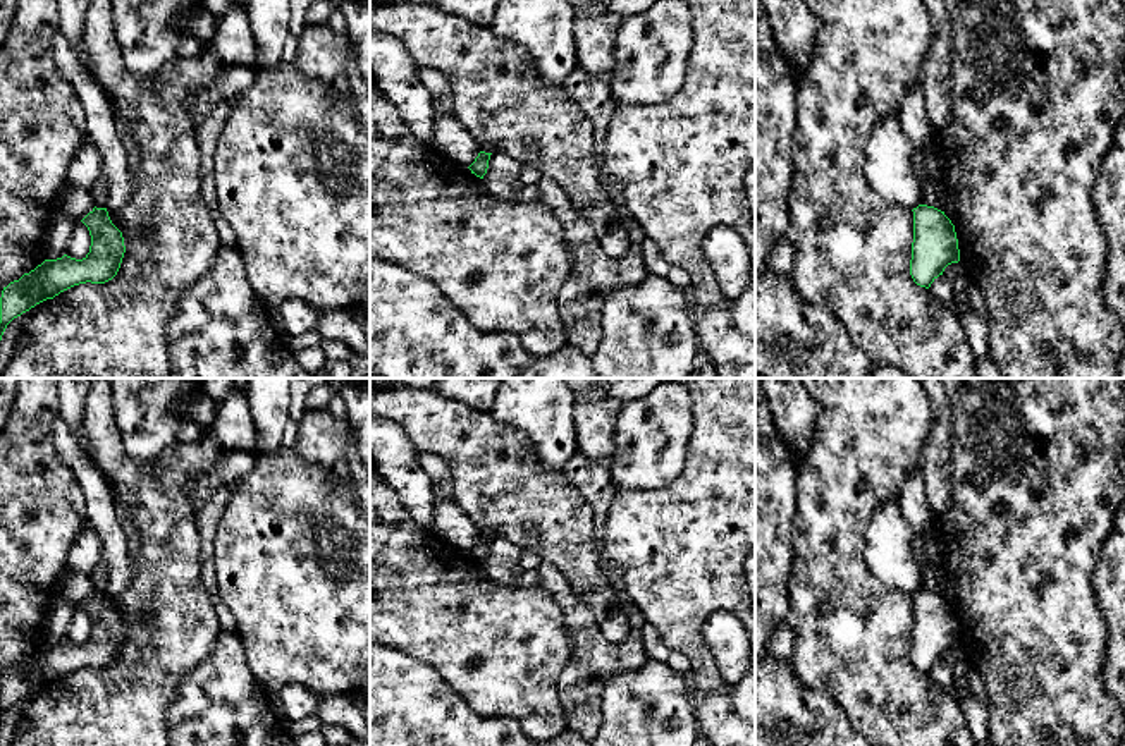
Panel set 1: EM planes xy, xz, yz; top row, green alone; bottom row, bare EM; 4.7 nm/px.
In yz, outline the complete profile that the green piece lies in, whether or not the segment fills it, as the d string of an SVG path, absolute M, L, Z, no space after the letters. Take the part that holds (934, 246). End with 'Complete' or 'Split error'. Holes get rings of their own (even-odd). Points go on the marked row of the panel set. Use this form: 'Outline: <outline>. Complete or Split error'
Outline: M919 205L912 211L910 275L917 285L929 289L948 265L960 261L958 239L944 211L927 205Z. Complete

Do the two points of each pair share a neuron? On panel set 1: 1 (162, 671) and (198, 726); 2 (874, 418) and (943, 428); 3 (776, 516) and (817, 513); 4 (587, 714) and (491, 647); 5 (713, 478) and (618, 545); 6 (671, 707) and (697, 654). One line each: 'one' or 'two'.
1: two
2: two
3: two
4: two
5: one
6: two

